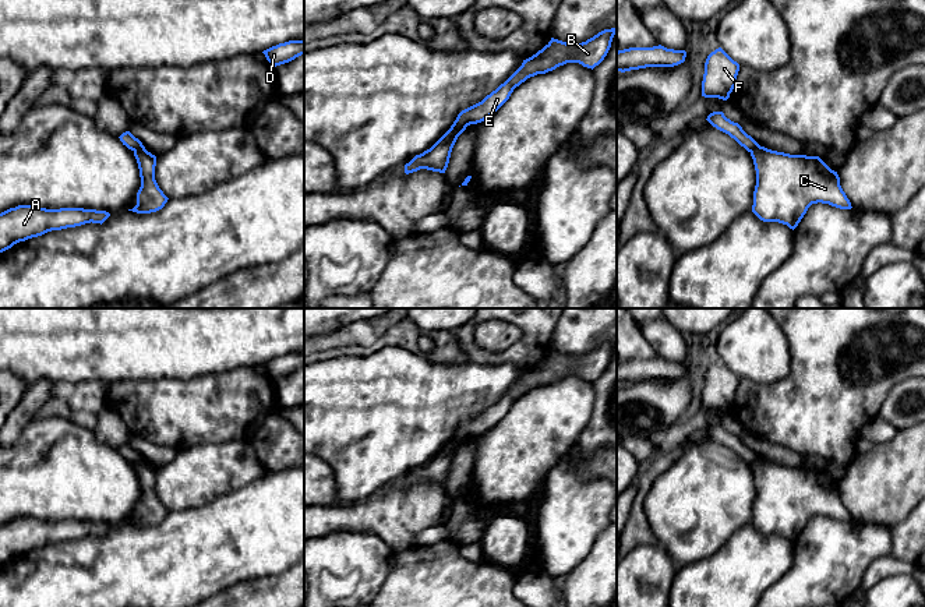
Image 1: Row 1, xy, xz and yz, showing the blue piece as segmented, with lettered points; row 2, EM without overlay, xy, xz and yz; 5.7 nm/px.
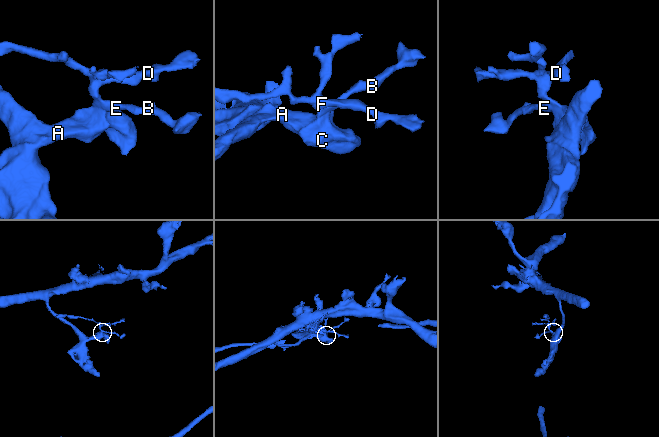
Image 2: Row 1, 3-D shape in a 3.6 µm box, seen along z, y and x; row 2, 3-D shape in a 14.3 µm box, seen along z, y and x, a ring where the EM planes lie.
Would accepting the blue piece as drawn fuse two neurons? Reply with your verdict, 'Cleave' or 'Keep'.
Cleave

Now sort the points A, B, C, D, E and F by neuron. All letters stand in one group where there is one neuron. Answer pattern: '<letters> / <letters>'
A C / B D E F

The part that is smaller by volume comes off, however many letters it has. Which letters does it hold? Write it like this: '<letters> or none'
B, D, E, F

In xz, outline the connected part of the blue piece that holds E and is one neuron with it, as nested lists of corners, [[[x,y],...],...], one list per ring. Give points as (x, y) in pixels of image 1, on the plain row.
[[[617,340],[604,342],[582,356],[551,353],[536,367],[523,373],[522,378],[481,414],[462,423],[449,442],[477,437],[492,428],[511,409],[513,402],[527,391],[546,387],[566,375],[579,375],[594,381],[607,368]]]

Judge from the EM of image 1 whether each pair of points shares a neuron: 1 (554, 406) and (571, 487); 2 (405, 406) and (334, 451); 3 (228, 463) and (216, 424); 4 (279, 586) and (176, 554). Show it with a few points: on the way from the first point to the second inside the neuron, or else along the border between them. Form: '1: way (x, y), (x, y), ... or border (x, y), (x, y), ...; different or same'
1: border (583, 430), (574, 447), (549, 472), (544, 483); different
2: way (387, 413), (366, 419), (352, 433); same
3: border (249, 441), (200, 443), (189, 447); different
4: border (285, 570), (240, 581), (223, 590); different

